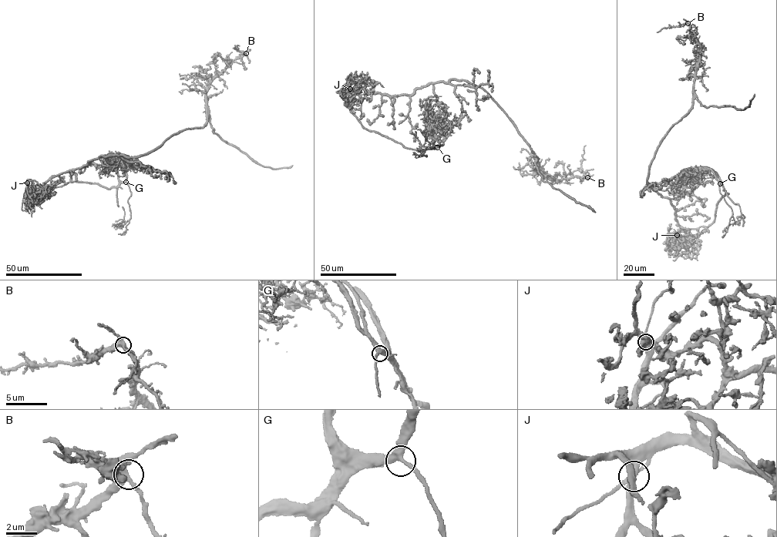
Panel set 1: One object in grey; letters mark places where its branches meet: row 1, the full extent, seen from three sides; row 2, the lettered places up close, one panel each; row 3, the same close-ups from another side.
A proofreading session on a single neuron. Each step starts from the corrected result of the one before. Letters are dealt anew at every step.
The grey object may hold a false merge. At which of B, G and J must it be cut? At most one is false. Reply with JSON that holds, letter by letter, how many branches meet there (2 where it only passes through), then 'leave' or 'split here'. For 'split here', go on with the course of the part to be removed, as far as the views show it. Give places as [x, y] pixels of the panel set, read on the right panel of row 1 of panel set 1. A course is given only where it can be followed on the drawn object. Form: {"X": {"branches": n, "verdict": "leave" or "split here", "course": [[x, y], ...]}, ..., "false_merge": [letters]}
{"B": {"branches": 3, "verdict": "leave"}, "G": {"branches": 3, "verdict": "leave"}, "J": {"branches": 3, "verdict": "split here", "course": [[677, 235], [700, 234], [728, 193], [718, 175], [704, 167], [694, 170], [675, 190], [667, 189]]}, "false_merge": ["J"]}

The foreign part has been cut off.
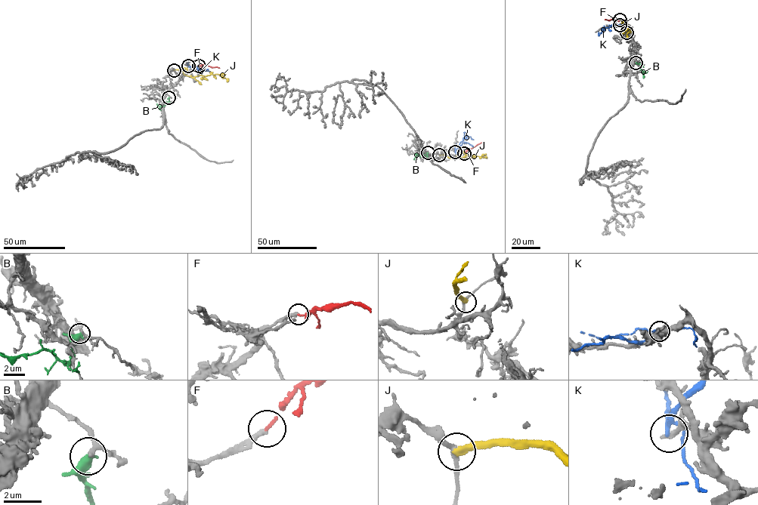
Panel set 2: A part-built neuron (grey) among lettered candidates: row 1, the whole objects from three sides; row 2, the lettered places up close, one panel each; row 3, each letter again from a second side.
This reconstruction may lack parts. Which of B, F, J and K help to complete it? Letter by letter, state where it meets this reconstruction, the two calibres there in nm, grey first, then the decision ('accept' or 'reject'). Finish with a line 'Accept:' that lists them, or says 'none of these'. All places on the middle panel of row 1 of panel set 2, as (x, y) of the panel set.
B: contact (428, 152); calibres 180 and 500 nm; reject
F: contact (464, 153); calibres 280 and 150 nm; accept
J: contact (439, 155); calibres 240 and 360 nm; reject
K: contact (455, 152); calibres 320 and 190 nm; reject
Accept: F

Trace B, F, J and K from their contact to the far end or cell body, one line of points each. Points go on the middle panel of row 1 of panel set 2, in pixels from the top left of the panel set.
B: (428, 152), (426, 155), (419, 155), (413, 159)
F: (464, 153), (484, 143)
J: (440, 155), (445, 154), (453, 158), (475, 155), (486, 157)
K: (455, 152), (465, 137), (473, 140)

